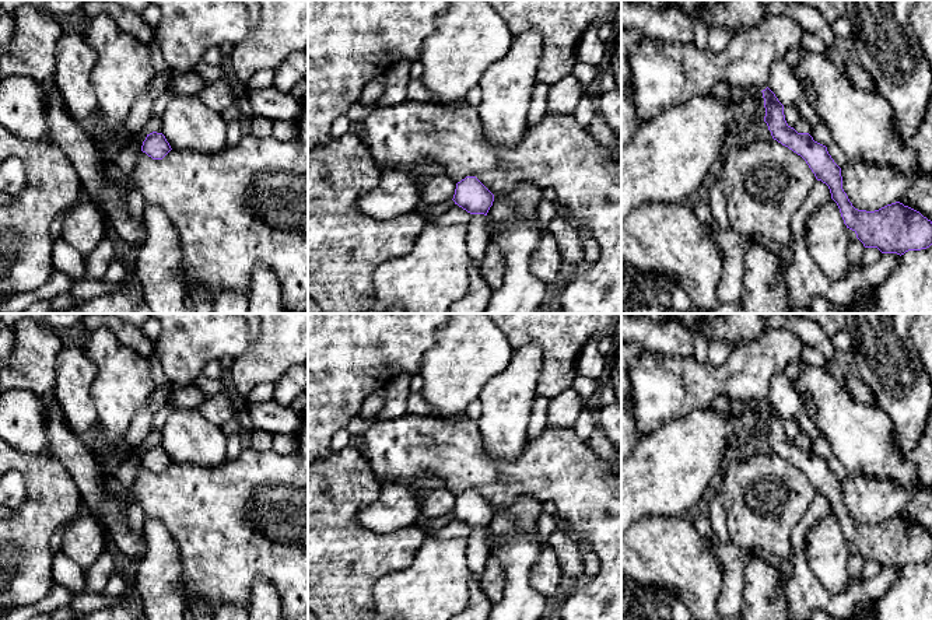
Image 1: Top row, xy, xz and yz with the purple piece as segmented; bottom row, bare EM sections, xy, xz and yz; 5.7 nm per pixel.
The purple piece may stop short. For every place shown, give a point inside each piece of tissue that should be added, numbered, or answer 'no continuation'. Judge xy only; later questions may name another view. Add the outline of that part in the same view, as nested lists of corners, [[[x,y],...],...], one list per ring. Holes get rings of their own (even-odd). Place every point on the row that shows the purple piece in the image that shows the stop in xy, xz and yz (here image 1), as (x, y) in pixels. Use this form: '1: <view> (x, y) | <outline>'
no continuation

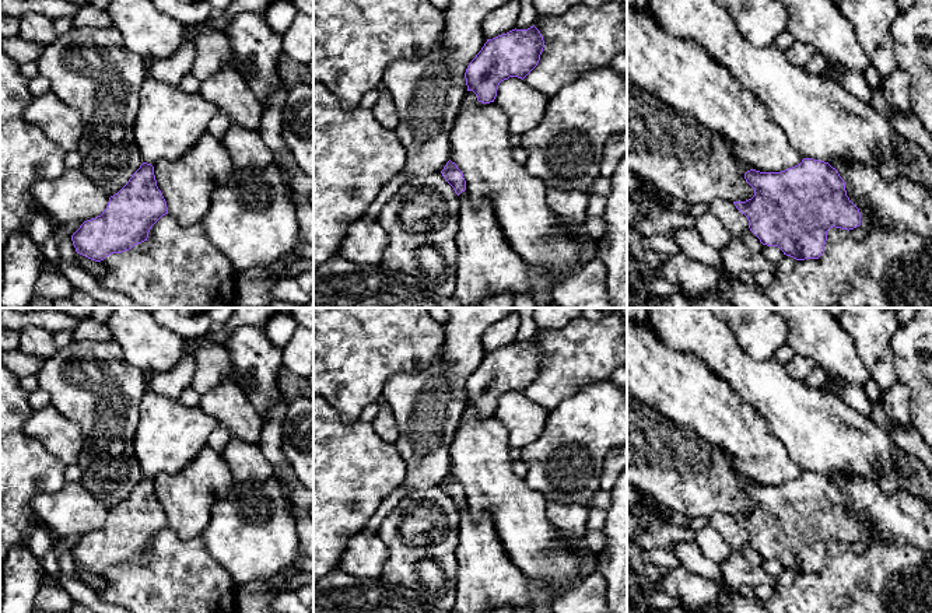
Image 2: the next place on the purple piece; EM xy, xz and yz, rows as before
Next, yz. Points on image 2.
1: yz (868, 220) | [[[861,210],[861,227],[868,232],[880,228],[879,221],[872,210]]]

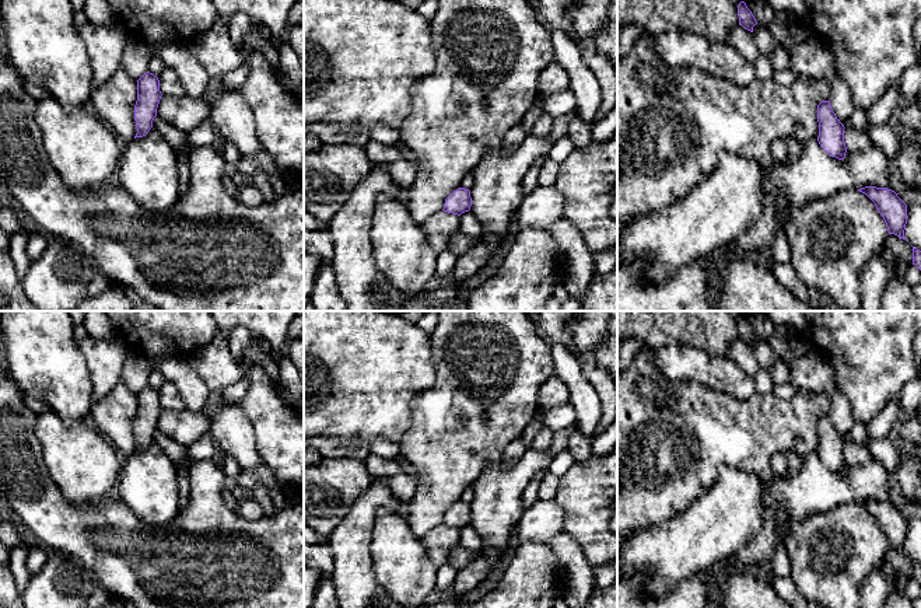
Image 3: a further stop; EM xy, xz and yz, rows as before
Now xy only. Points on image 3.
no continuation

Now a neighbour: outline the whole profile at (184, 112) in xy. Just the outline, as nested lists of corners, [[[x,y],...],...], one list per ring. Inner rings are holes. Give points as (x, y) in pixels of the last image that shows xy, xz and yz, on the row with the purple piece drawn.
[[[161,95],[157,116],[171,126],[190,133],[210,115],[210,106],[203,98]]]

